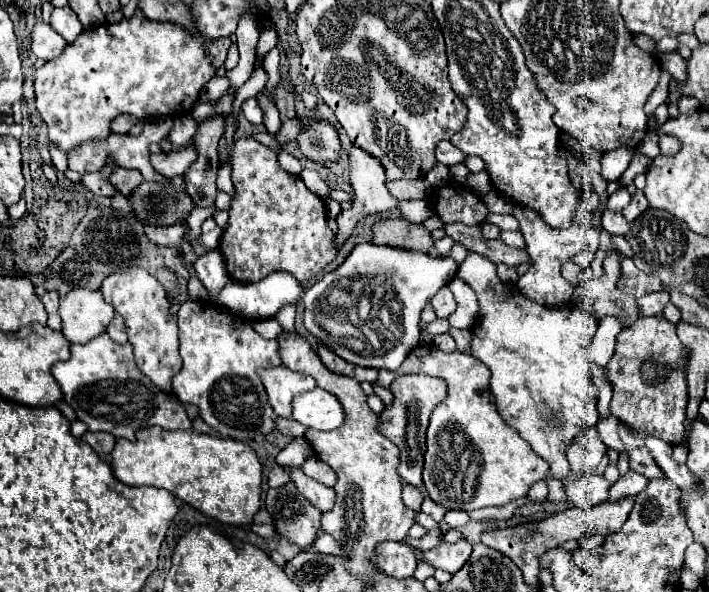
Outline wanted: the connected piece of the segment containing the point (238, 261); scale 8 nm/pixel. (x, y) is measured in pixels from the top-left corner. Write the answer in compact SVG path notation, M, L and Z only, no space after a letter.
M252 136L236 138L230 160L232 160L234 196L228 208L230 218L220 238L220 250L224 254L230 278L236 282L258 282L276 270L286 270L298 276L298 280L302 282L308 282L310 278L318 276L338 254L338 248L334 244L334 232L328 228L326 222L324 200L314 192L310 192L300 176L286 172L278 164L276 152L256 142Z

